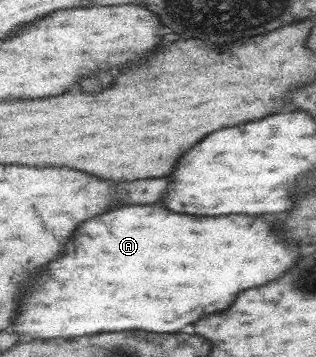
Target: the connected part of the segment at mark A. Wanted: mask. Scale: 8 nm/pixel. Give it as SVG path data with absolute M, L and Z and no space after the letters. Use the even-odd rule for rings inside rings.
M124 206L118 210L112 210L108 214L96 216L92 220L88 220L86 224L82 224L82 228L78 228L78 232L74 234L72 242L66 246L66 250L62 252L62 258L52 262L44 272L42 272L42 284L38 280L38 284L24 296L24 314L22 314L22 306L20 306L20 316L16 318L16 332L26 334L26 336L36 336L36 338L74 338L74 336L86 336L86 334L100 334L100 332L124 332L124 330L148 330L148 332L180 332L186 324L194 324L198 320L202 320L204 316L228 310L240 292L250 290L250 288L260 288L268 282L278 280L282 274L286 274L294 264L300 262L300 254L298 248L280 238L280 232L276 232L274 222L262 218L262 216L242 216L242 214L234 214L234 216L208 216L202 218L200 216L188 216L188 214L178 214L178 212L170 212L170 209L162 206Z

